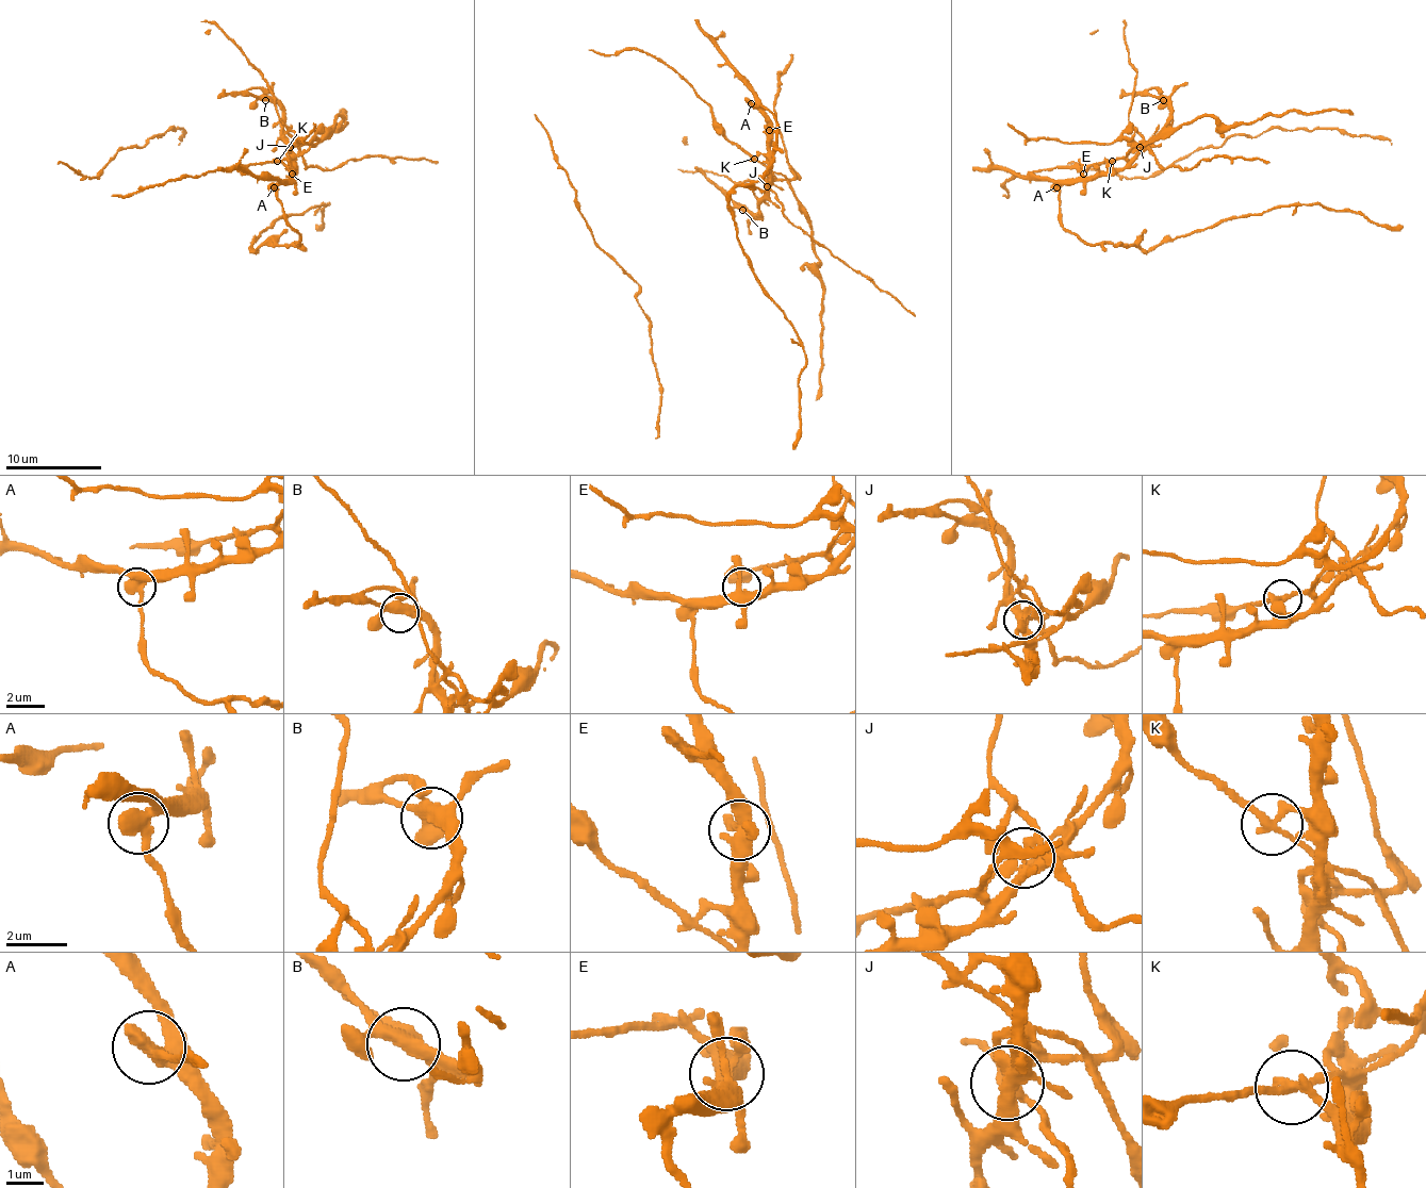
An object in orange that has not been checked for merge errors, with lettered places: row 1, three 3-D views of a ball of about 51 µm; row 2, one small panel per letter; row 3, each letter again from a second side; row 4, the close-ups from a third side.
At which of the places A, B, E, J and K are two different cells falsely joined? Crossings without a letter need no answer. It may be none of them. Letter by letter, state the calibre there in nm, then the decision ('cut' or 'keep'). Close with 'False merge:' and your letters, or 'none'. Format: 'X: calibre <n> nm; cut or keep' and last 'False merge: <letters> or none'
A: calibre 360 nm; cut
B: calibre 360 nm; keep
E: calibre 360 nm; keep
J: calibre 320 nm; cut
K: calibre 240 nm; cut
False merge: A, J, K

